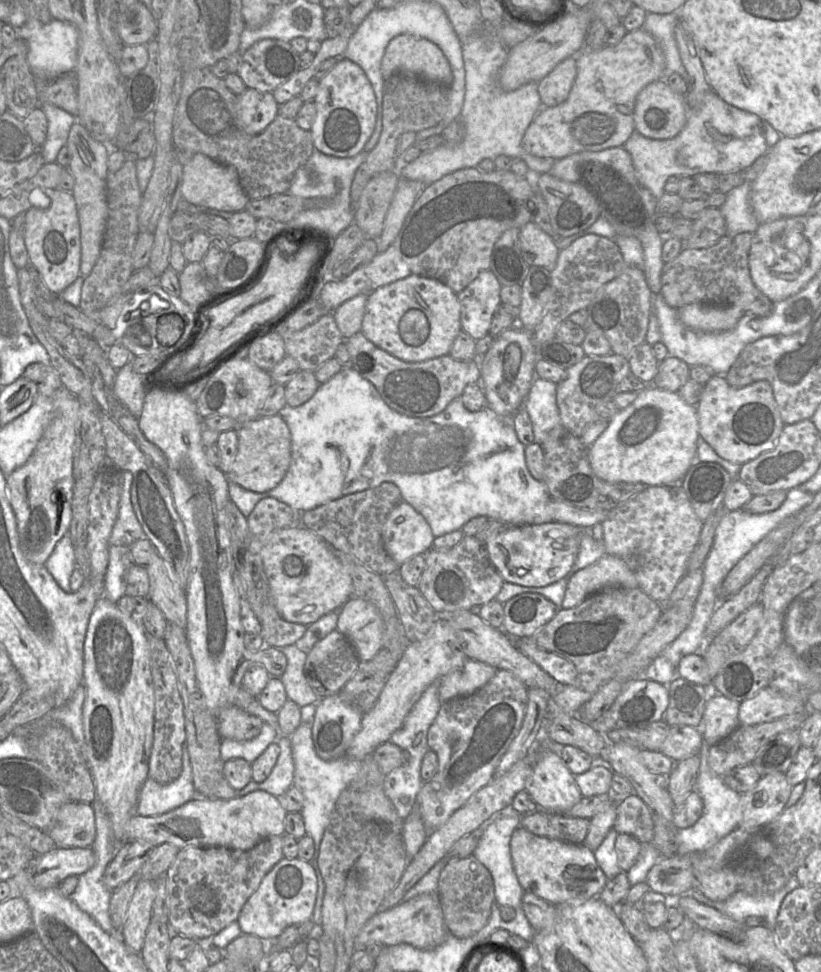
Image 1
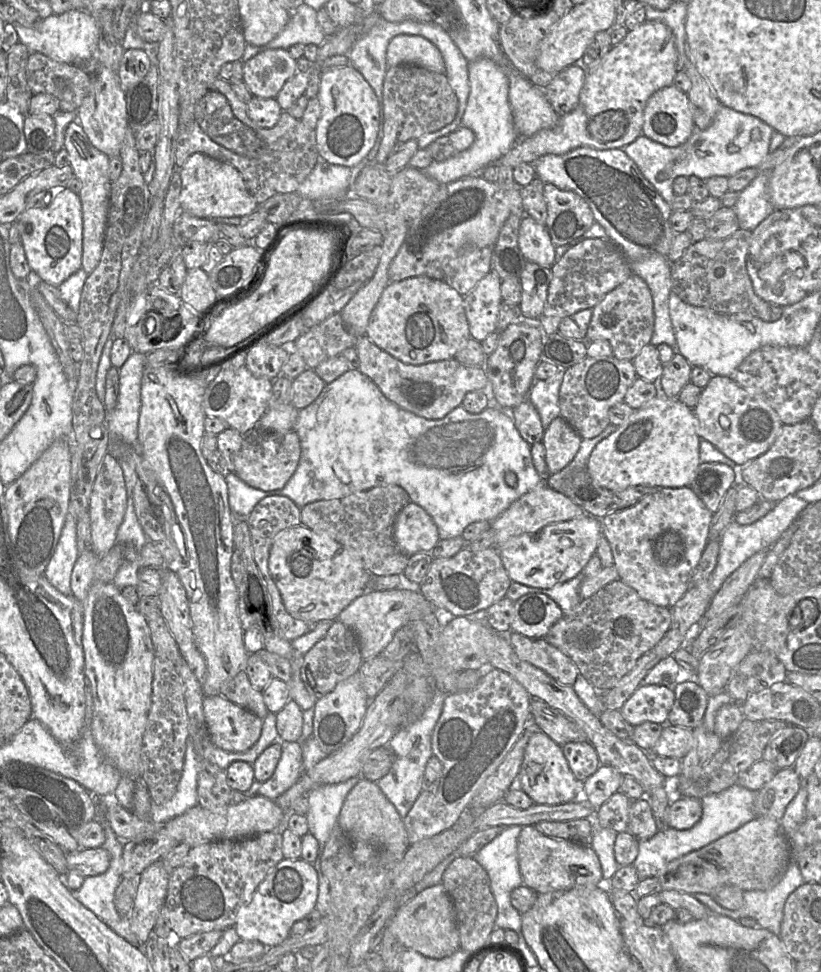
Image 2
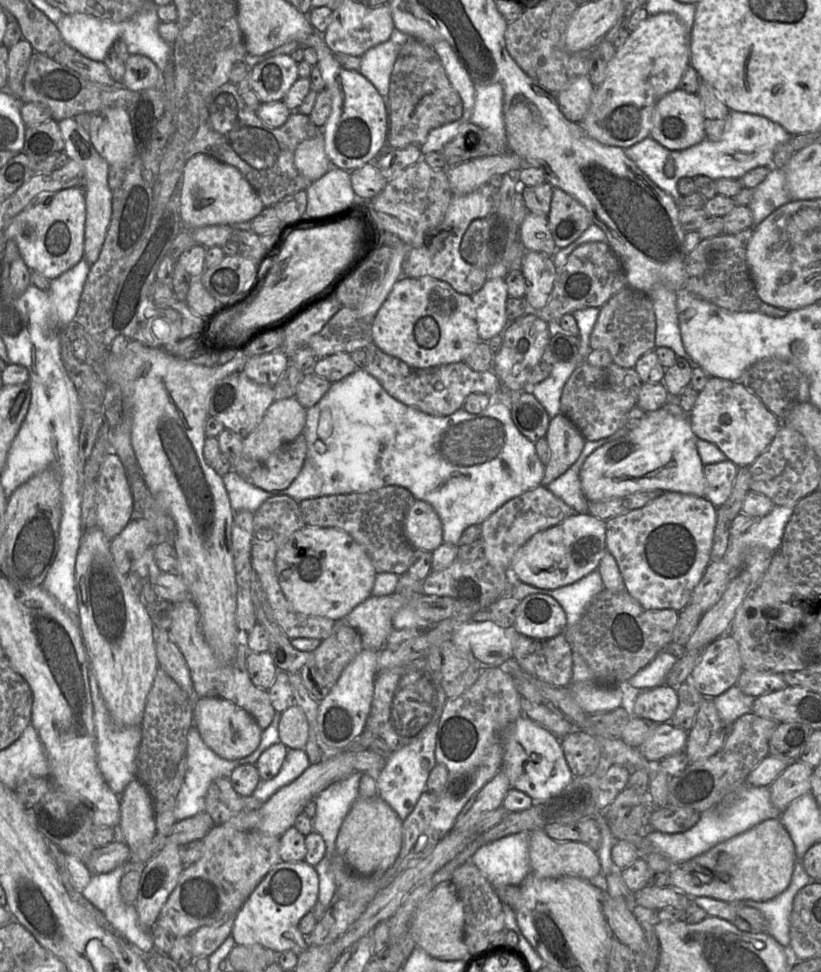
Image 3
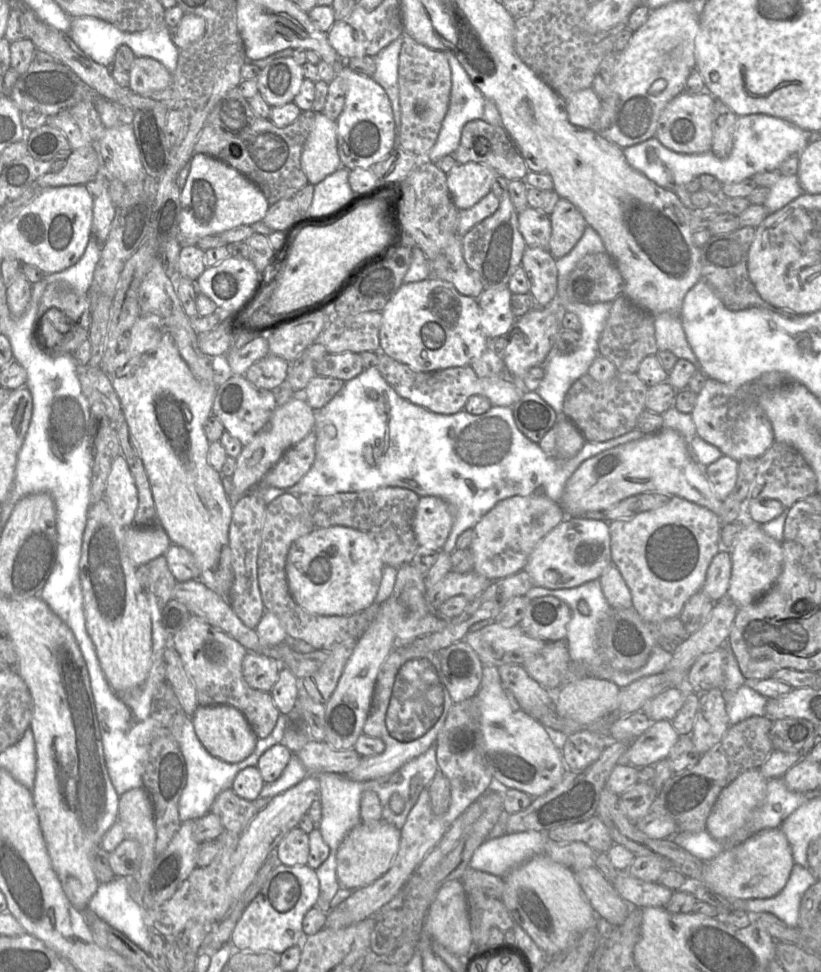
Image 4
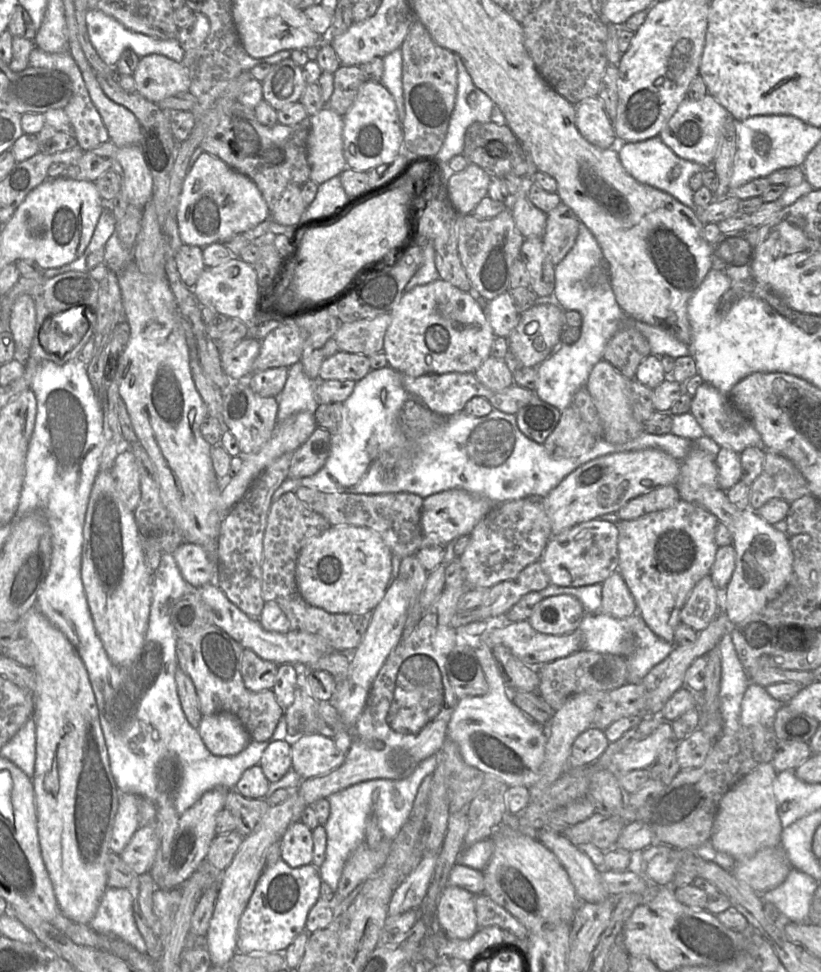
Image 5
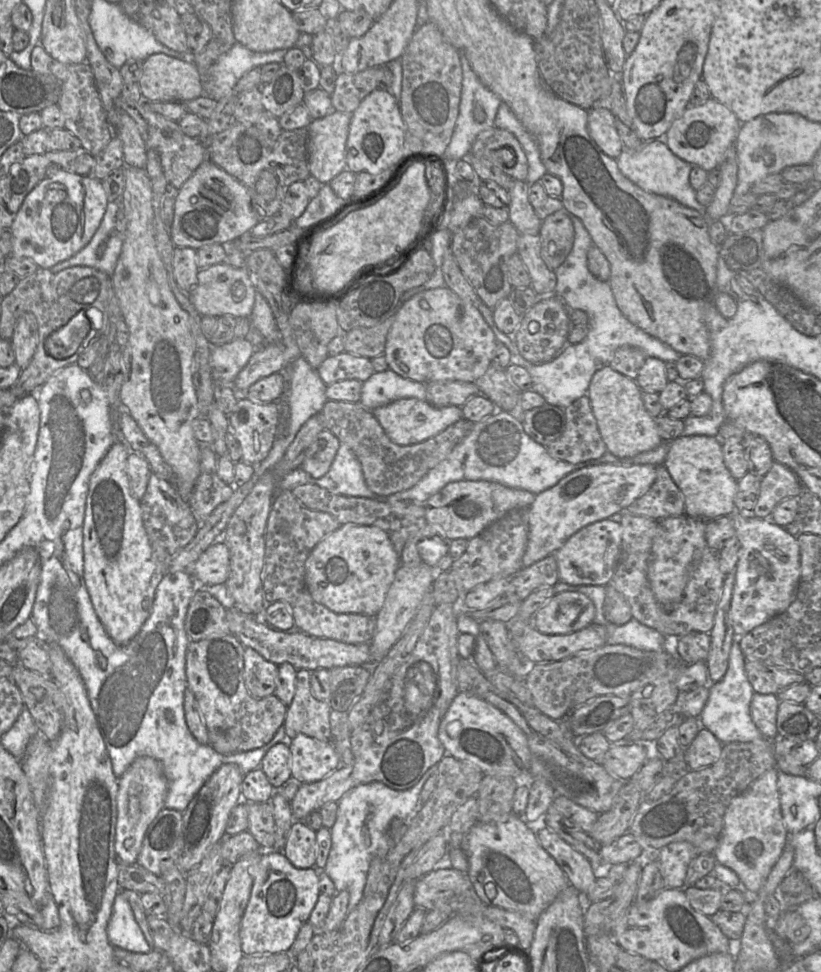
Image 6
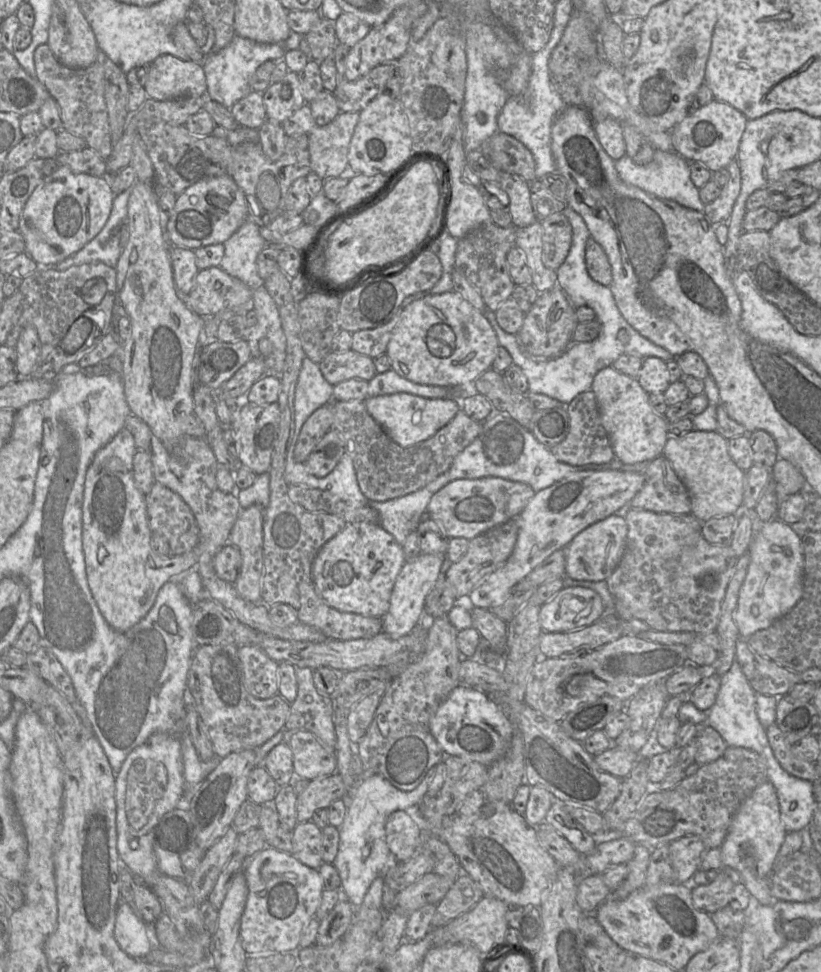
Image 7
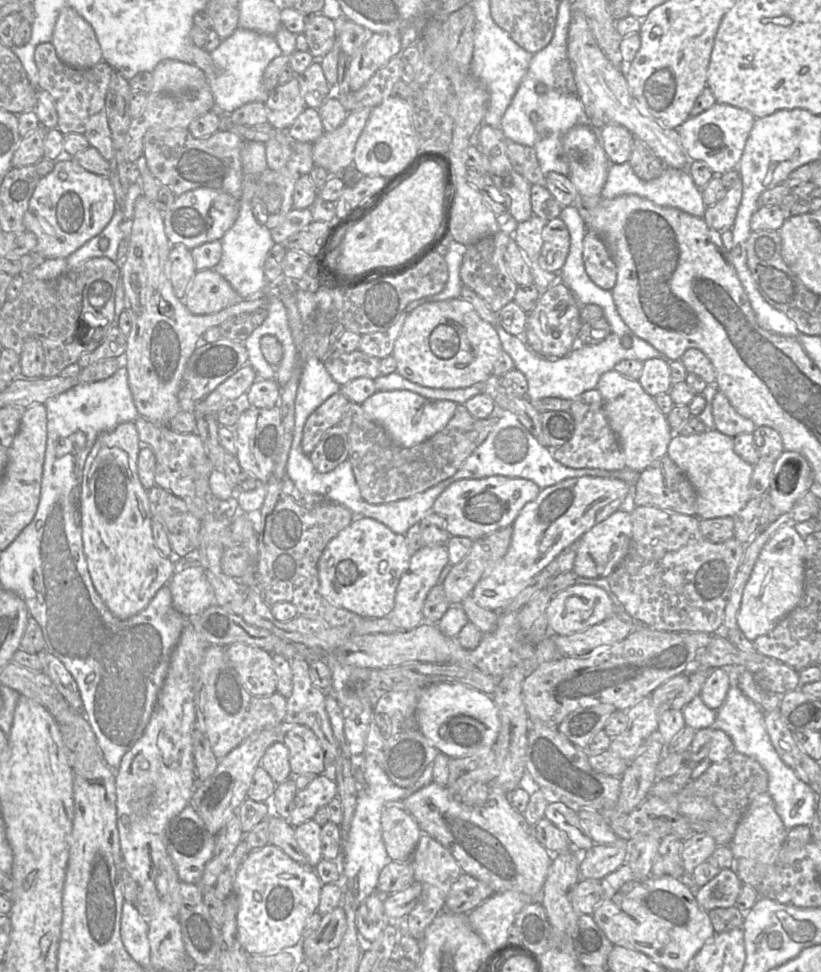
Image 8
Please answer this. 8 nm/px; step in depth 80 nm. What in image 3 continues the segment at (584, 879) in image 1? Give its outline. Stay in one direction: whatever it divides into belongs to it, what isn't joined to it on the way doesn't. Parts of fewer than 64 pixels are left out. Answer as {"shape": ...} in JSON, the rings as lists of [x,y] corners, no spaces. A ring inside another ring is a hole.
{"shape":[[[544,829],[530,832],[529,857],[531,874],[540,878],[575,876],[592,880],[602,874],[599,856],[590,846],[578,841],[554,840]]]}

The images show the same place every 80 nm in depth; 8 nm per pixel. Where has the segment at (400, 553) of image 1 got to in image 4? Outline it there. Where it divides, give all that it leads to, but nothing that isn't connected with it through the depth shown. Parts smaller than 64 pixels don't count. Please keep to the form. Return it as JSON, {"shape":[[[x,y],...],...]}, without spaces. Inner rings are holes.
{"shape":[[[441,497],[420,498],[414,518],[414,531],[420,546],[440,550],[453,526],[452,510]]]}

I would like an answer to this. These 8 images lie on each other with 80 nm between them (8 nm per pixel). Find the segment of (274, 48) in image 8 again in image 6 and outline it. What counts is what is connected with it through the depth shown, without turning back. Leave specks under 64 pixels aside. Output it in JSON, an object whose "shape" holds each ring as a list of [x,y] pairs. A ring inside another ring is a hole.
{"shape":[[[236,42],[208,69],[204,76],[203,95],[217,102],[224,99],[244,74],[265,64],[283,64],[286,52],[286,49],[254,52]]]}

